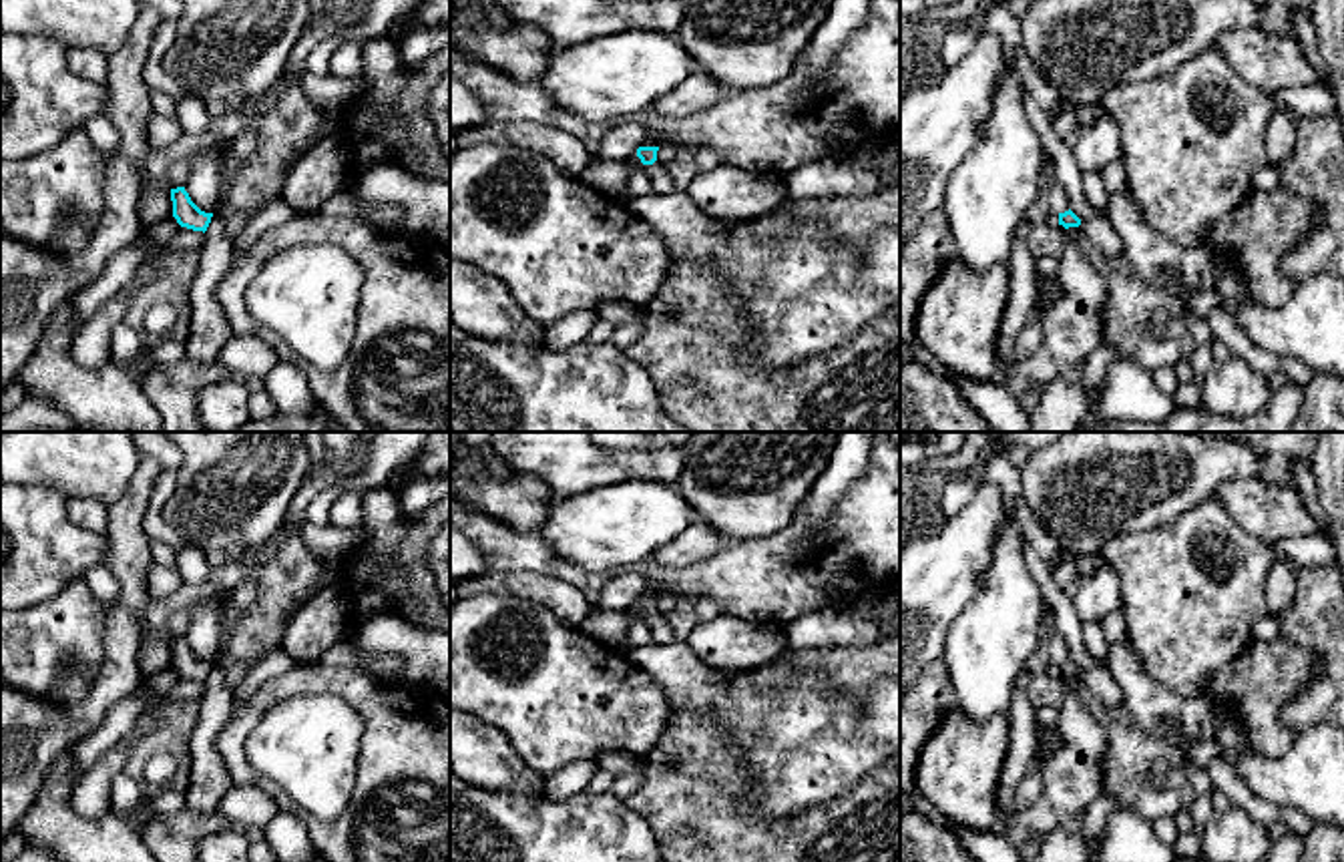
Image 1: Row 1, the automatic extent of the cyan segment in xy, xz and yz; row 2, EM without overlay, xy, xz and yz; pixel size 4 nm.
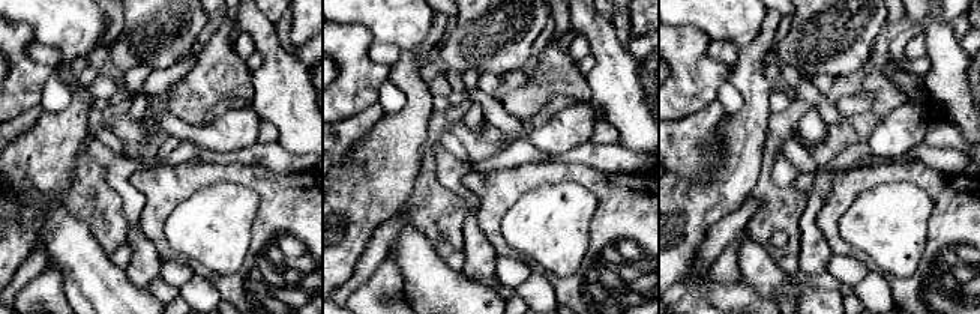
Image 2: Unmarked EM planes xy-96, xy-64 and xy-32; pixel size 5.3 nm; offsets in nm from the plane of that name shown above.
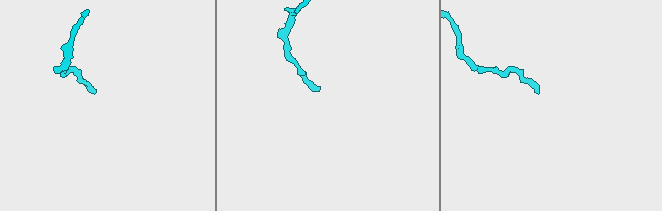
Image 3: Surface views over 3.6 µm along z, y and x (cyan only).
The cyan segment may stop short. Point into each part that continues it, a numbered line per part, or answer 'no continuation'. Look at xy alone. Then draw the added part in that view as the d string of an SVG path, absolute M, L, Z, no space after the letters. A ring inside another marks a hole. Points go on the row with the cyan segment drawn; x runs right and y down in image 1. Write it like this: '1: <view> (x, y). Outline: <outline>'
no continuation

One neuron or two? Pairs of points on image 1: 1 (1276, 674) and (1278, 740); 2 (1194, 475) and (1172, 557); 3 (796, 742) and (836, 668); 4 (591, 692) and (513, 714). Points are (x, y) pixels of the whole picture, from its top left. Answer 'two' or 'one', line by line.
1: one
2: two
3: two
4: one

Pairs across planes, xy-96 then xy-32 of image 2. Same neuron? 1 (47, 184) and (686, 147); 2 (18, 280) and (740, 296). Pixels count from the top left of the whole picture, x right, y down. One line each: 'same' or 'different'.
1: different
2: different

